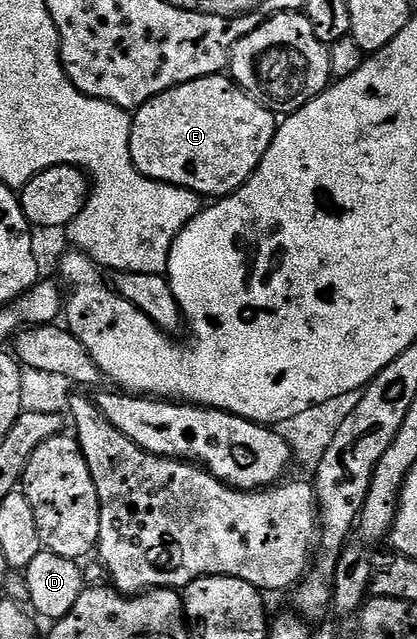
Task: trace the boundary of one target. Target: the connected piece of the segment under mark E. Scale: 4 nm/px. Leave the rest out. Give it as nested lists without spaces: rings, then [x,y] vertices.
[[[214,73],[158,93],[149,103],[134,110],[131,158],[137,171],[149,179],[187,189],[203,199],[218,199],[235,193],[257,171],[265,151],[273,143],[276,128],[276,114],[248,95],[230,76]]]

